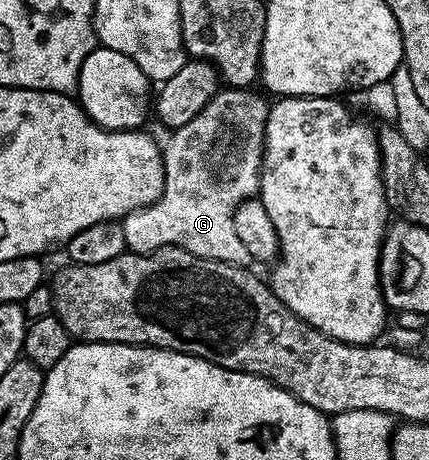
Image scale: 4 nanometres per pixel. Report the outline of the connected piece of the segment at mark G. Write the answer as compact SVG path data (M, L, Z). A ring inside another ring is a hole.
M223 88L218 94L189 120L181 128L171 130L167 146L162 147L163 152L163 191L161 196L153 204L145 208L137 208L129 212L121 220L123 231L125 232L125 244L127 250L133 254L148 254L162 246L180 246L185 252L193 256L201 256L209 260L217 260L225 264L234 266L247 266L252 261L249 248L241 244L240 238L237 237L237 228L233 228L233 216L235 207L247 198L247 186L251 186L251 150L247 150L248 144L252 142L263 142L263 133L267 123L267 112L269 109L268 99L258 98L251 88ZM223 126L236 126L239 129L239 141L235 146L235 151L228 156L223 163L219 162L215 168L217 171L223 171L223 174L215 175L215 170L211 167L211 153L215 150L215 145L219 142L219 137L223 134Z

